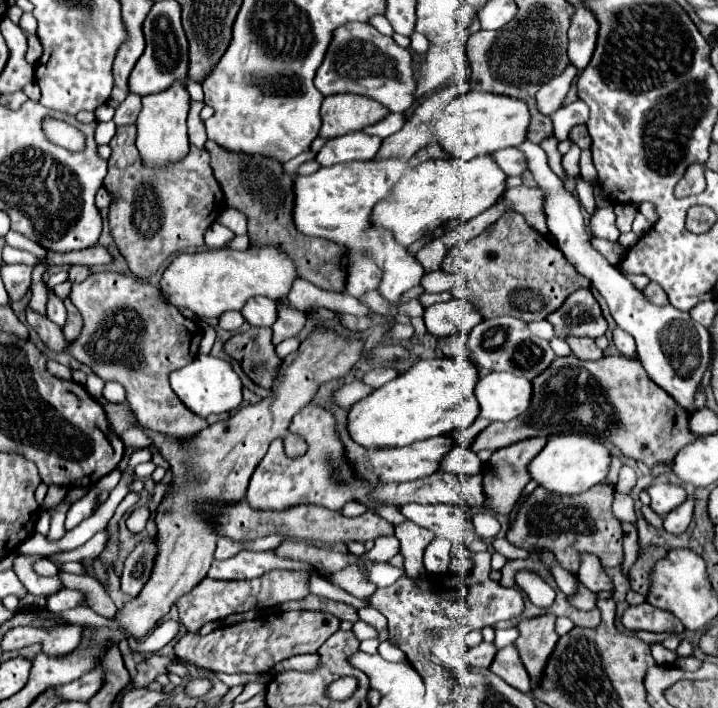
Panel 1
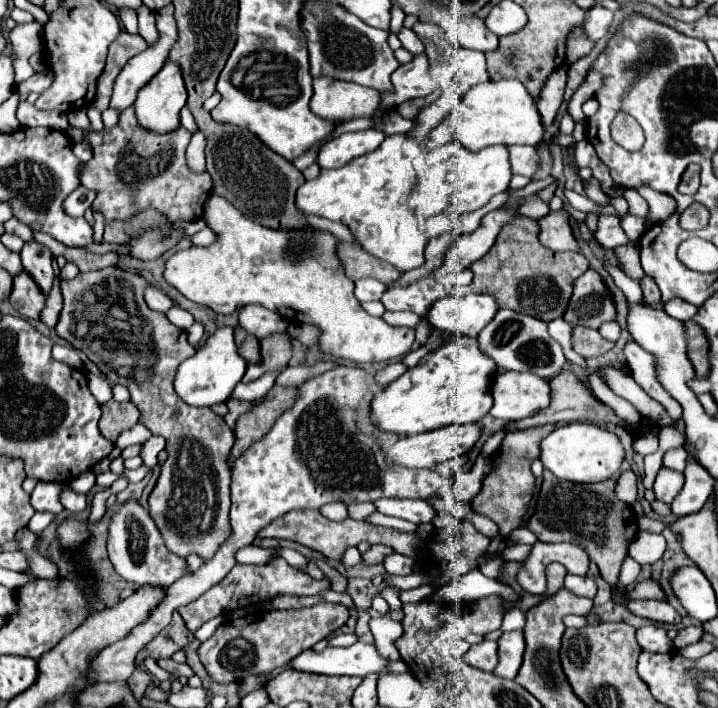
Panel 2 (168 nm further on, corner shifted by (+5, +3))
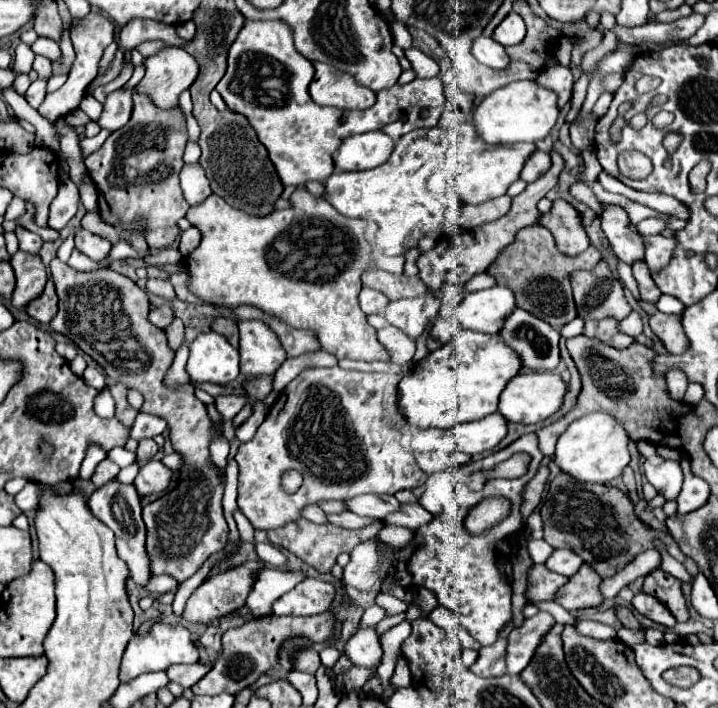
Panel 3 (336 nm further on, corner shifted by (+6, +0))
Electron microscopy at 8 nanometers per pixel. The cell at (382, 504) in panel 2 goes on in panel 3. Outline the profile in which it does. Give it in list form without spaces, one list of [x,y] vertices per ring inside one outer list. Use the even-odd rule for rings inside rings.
[[[363,494],[359,498],[347,500],[347,508],[359,516],[373,516],[383,520],[385,516],[401,510],[401,502],[395,496],[379,496],[379,494]]]

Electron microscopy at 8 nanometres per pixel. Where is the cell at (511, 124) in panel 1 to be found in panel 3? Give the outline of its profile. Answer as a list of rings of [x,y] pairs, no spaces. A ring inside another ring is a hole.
[[[531,80],[525,82],[511,82],[503,88],[493,90],[485,96],[473,110],[471,122],[477,128],[477,134],[487,144],[513,144],[513,142],[539,142],[543,140],[549,130],[553,128],[559,116],[557,110],[557,96],[537,86]]]

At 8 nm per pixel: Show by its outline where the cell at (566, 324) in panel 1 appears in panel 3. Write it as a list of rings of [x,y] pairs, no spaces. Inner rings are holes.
[[[599,262],[593,270],[579,270],[571,276],[577,318],[581,320],[623,320],[631,314],[631,306],[625,300],[619,278],[609,270],[605,262]]]

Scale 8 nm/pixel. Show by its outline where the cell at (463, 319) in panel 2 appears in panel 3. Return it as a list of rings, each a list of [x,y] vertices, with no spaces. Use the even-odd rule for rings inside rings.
[[[493,286],[479,292],[469,292],[459,308],[453,310],[453,316],[463,316],[463,328],[483,332],[483,334],[497,334],[503,326],[507,314],[515,310],[515,296],[507,286]]]

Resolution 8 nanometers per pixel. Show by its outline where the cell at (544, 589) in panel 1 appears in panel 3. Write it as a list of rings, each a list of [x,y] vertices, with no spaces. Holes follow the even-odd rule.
[[[553,550],[553,554],[545,562],[545,566],[549,570],[555,570],[555,572],[567,576],[567,578],[577,574],[581,564],[583,564],[581,556],[577,556],[573,550]]]

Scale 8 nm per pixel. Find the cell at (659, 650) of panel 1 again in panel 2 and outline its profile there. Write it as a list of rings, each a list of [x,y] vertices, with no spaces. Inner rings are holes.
[[[646,625],[646,627],[636,629],[636,641],[640,643],[642,649],[652,651],[652,653],[666,653],[674,647],[672,641],[668,639],[666,631],[656,625]]]

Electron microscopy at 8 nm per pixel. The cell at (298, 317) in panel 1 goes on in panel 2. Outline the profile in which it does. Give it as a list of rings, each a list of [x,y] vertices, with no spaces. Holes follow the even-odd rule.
[[[288,333],[272,335],[268,339],[260,341],[260,363],[248,365],[242,381],[250,383],[264,373],[282,371],[282,369],[286,369],[288,359],[290,359],[290,337],[288,337]]]

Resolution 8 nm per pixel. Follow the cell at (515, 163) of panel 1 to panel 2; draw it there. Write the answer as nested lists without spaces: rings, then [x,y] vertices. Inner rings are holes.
[[[516,145],[516,147],[508,147],[508,151],[510,151],[512,173],[518,173],[518,175],[532,179],[538,165],[540,165],[538,149],[530,147],[530,145]]]

